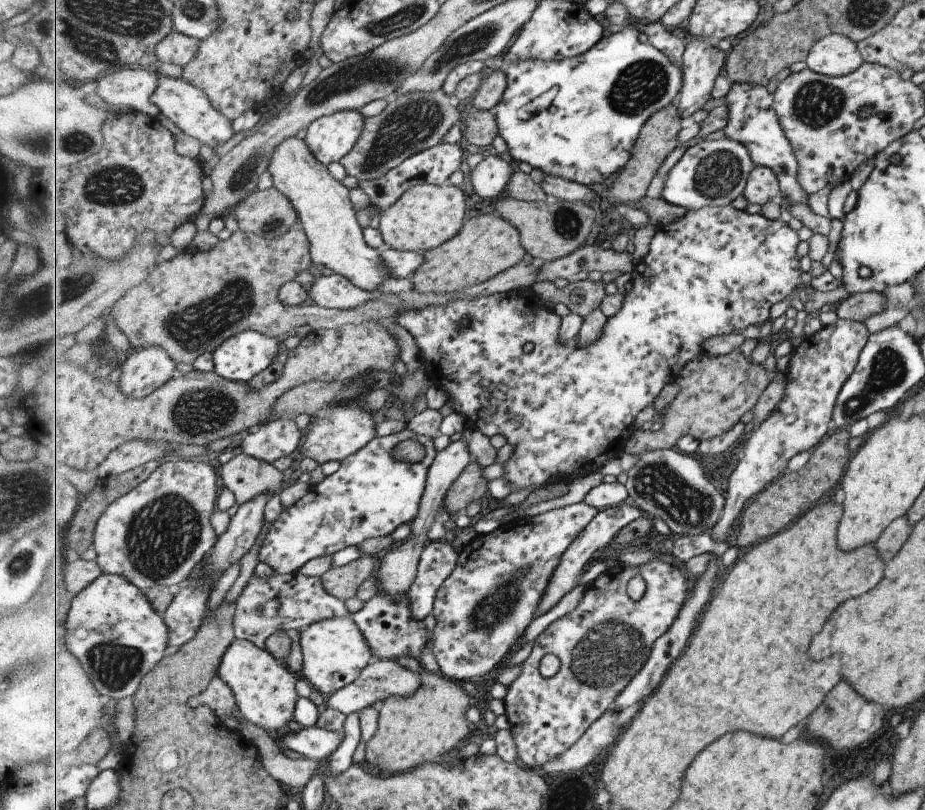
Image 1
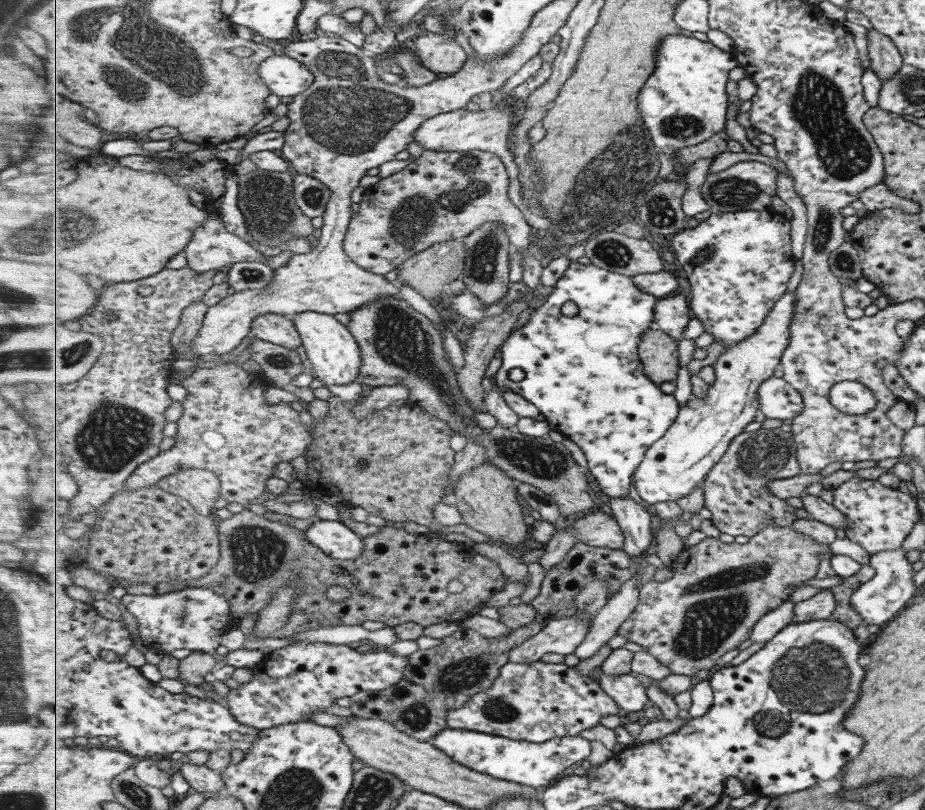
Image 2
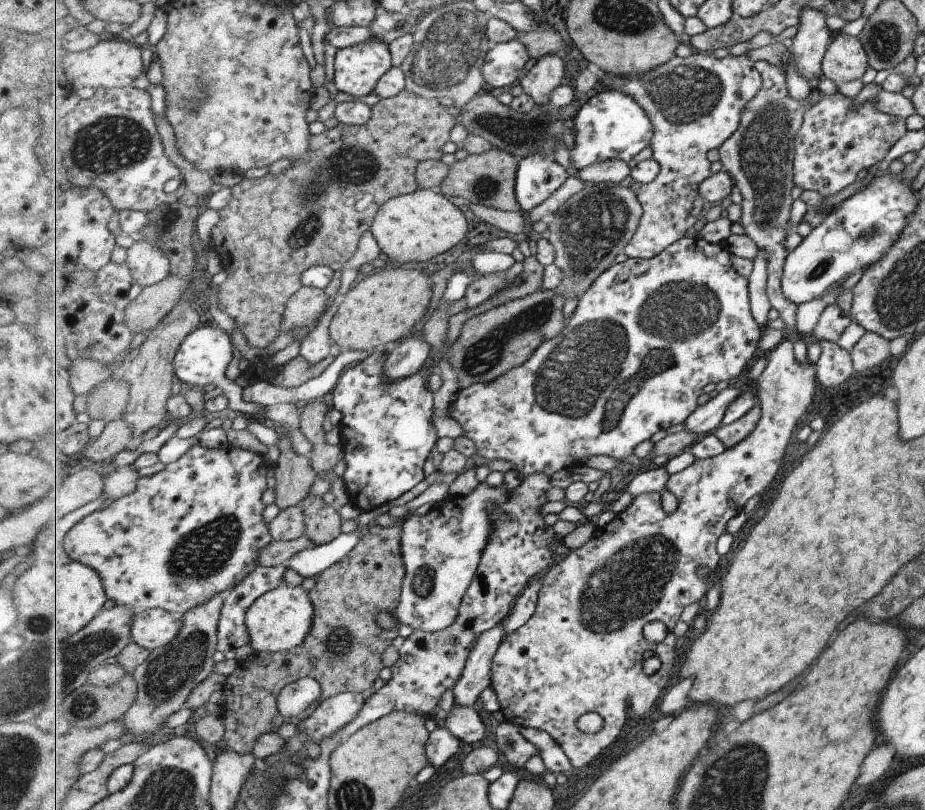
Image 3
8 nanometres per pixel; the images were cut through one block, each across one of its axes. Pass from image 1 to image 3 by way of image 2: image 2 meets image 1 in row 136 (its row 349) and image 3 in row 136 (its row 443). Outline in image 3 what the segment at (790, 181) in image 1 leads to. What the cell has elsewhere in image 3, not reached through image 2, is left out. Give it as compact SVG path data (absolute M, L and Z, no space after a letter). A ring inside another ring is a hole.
M693 51L689 57L675 56L669 62L665 62L665 64L661 64L661 66L657 66L657 68L653 68L639 77L625 78L625 76L605 73L605 76L601 78L601 85L605 86L605 89L613 88L613 90L619 90L619 92L633 96L643 106L643 110L647 112L649 118L652 118L653 126L655 126L655 136L651 142L652 158L661 164L662 170L653 182L637 186L636 194L644 213L639 230L635 232L635 236L625 249L629 259L655 258L674 242L685 238L685 232L695 226L704 216L709 205L705 198L701 198L699 186L707 180L707 152L711 152L713 148L721 148L739 130L743 110L763 88L763 78L756 69L755 61L751 60L749 56L743 54L739 56L727 55L719 59L713 55Z

